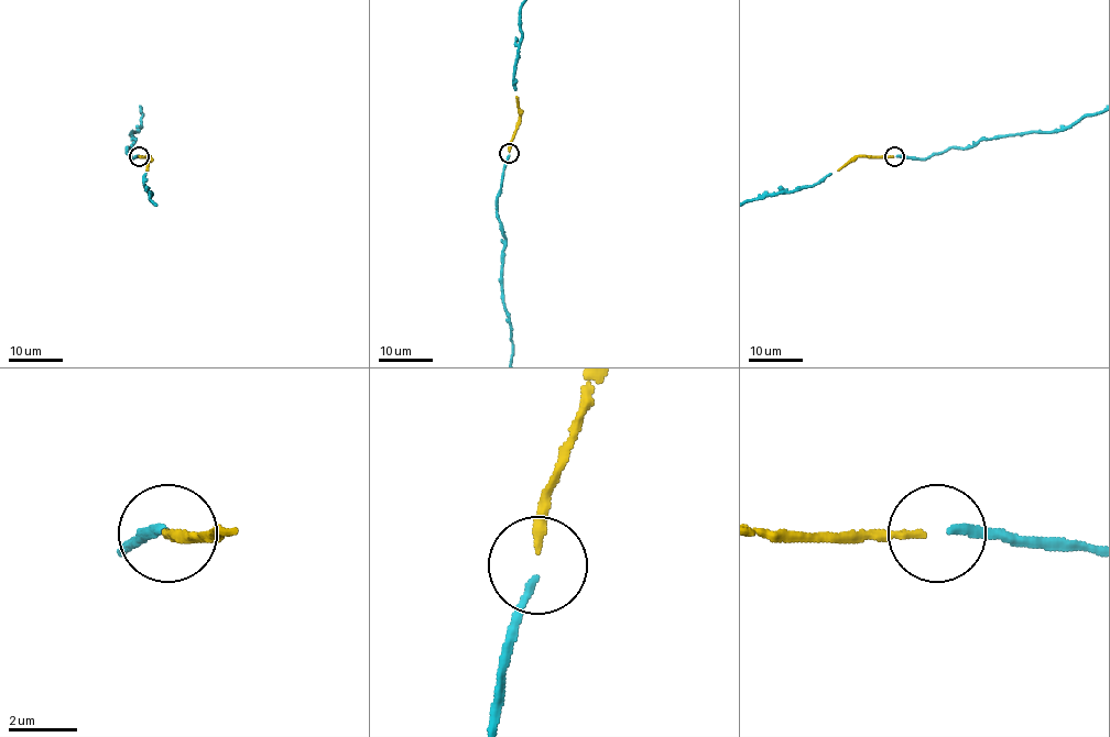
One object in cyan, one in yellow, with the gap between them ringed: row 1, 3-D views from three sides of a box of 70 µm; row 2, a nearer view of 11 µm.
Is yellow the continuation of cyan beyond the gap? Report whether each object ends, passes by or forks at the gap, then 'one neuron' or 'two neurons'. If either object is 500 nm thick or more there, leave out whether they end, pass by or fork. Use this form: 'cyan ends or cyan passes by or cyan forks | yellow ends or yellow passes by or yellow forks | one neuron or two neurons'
cyan ends | yellow ends | one neuron

